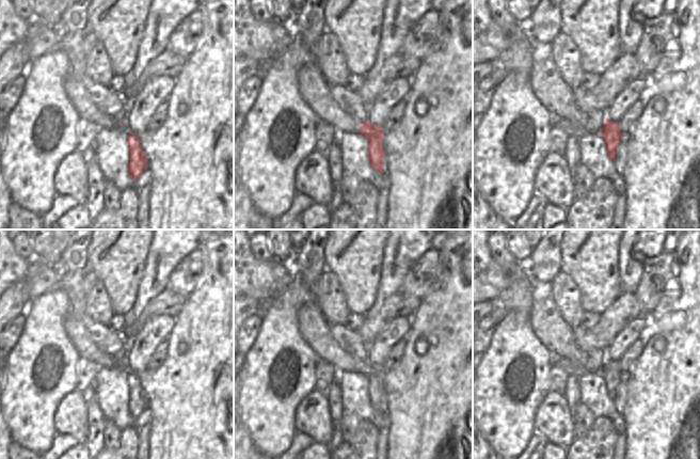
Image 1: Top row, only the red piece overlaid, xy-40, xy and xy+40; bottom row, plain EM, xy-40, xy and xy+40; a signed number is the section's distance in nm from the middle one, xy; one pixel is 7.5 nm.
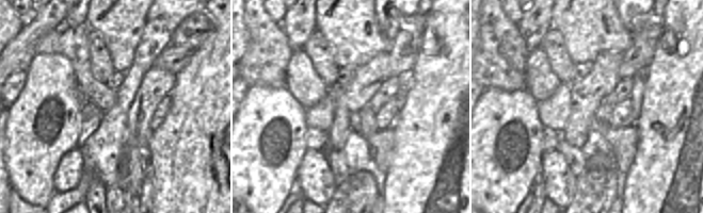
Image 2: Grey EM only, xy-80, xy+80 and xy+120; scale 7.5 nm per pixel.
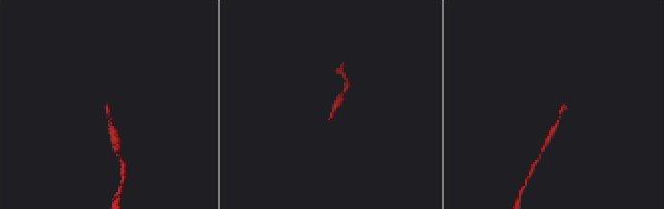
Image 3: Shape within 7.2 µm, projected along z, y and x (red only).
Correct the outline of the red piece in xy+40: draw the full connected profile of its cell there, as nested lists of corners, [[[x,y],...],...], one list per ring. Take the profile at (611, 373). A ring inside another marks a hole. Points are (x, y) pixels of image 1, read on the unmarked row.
[[[608,357],[606,358],[602,366],[602,377],[606,381],[606,390],[608,396],[615,400],[617,394],[617,387],[621,381],[623,371],[619,366],[619,361],[611,361]]]

